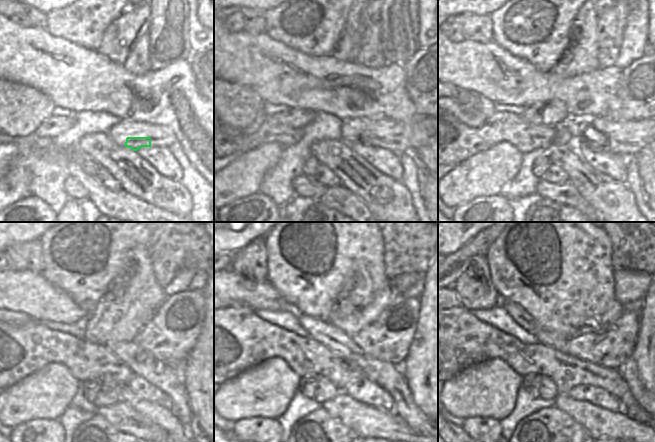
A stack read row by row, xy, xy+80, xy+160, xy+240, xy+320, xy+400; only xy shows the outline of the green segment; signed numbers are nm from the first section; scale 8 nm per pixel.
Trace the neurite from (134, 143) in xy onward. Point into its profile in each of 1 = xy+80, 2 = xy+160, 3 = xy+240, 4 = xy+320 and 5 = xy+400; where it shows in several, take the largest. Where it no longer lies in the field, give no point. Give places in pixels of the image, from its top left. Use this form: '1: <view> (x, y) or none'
1: xy+80 (364, 141)
2: xy+160 (594, 139)
3: xy+240 (167, 378)
4: xy+320 (391, 378)
5: xy+400 (557, 341)

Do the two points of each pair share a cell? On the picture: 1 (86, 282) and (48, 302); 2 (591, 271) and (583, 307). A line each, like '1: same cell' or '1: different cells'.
1: different cells
2: same cell

